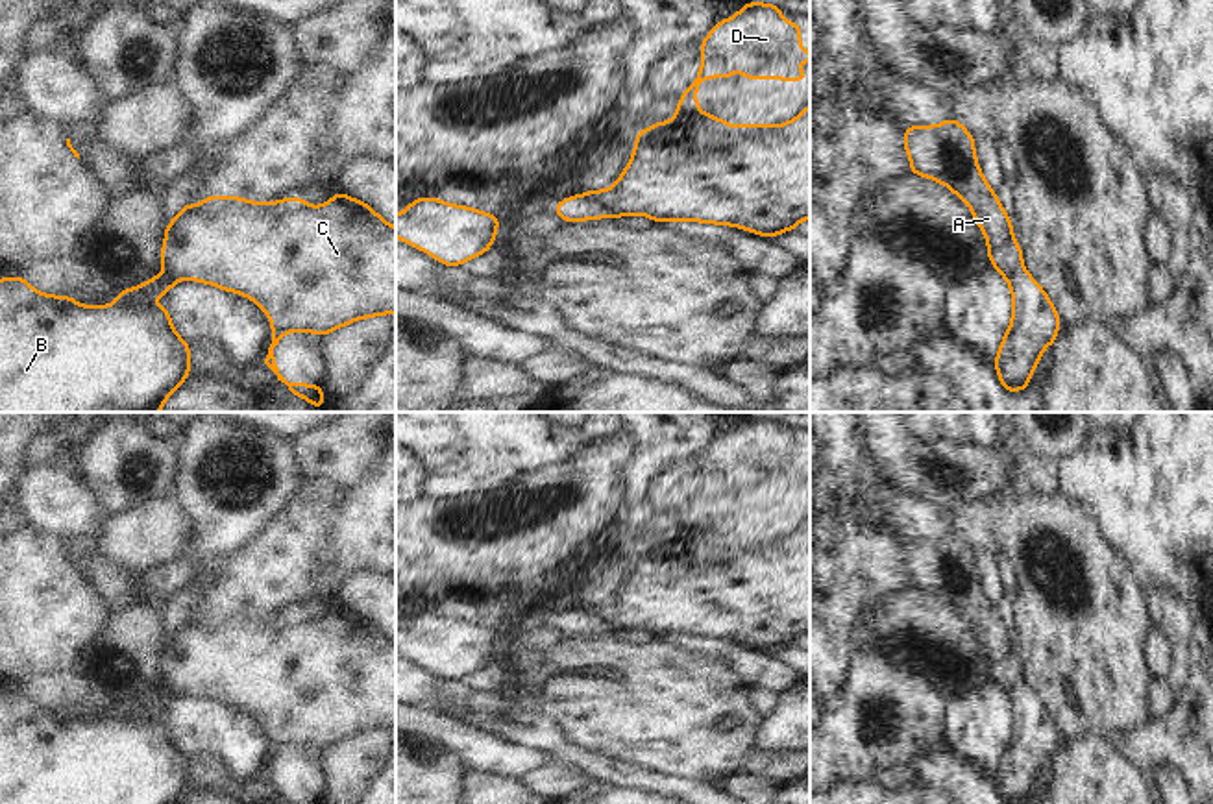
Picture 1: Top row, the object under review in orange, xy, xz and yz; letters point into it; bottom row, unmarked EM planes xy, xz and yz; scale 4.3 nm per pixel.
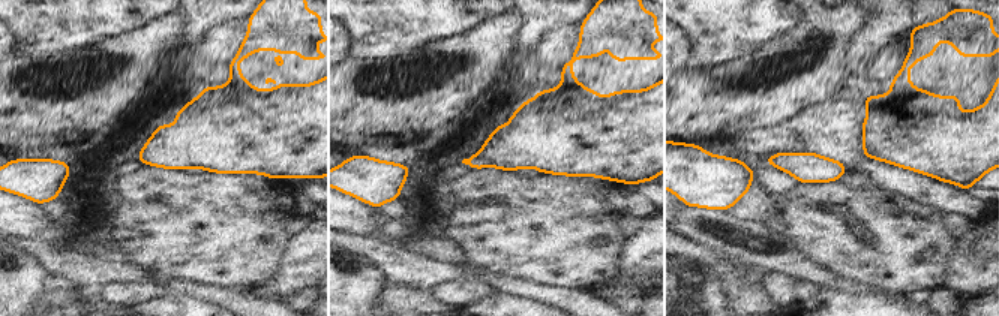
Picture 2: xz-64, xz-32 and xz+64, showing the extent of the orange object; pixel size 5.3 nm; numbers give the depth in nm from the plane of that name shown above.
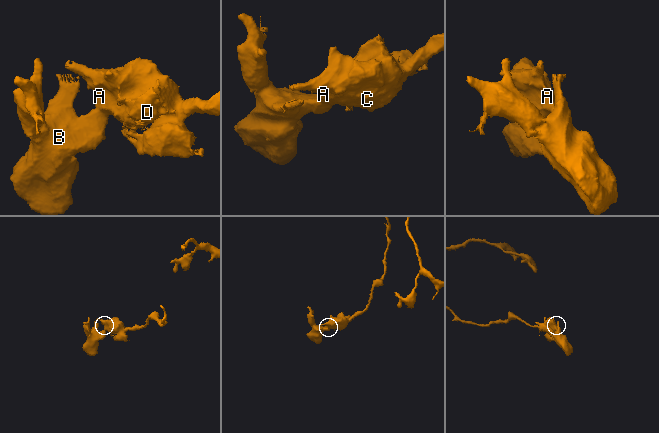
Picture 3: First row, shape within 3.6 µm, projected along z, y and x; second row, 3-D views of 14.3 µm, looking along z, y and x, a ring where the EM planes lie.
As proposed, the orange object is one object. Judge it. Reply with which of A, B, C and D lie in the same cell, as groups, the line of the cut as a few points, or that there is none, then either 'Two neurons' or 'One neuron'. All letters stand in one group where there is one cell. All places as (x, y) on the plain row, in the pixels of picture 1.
Groups: A C D / B. Split along xz (583, 609), (600, 616), (611, 631). Two neurons

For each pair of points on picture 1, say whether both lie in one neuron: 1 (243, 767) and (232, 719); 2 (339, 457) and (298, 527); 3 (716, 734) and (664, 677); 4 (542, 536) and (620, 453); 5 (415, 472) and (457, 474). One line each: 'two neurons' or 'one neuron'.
1: one neuron
2: two neurons
3: one neuron
4: one neuron
5: two neurons

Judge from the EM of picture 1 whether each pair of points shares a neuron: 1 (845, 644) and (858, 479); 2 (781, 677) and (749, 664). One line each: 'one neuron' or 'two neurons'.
1: one neuron
2: one neuron

